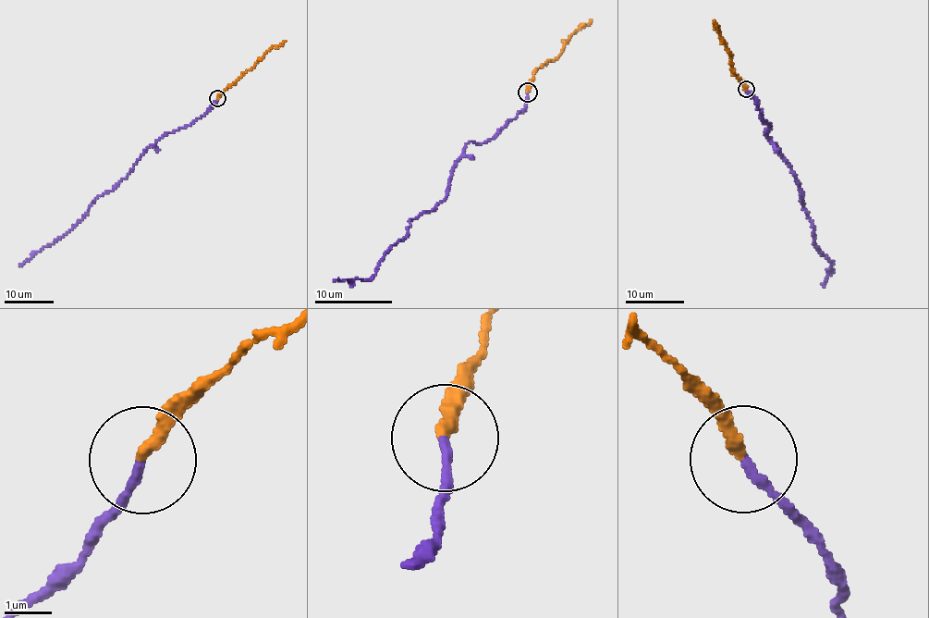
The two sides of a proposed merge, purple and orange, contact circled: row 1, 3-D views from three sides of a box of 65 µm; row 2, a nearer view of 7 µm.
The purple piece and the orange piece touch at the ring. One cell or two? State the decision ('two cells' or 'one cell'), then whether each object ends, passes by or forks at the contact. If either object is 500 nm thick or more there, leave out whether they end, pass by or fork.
two cells | purple ends | orange ends

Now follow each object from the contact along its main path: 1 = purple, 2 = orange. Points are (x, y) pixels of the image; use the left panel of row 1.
1: (216, 98), (189, 125), (162, 137), (137, 160), (125, 178), (94, 200), (87, 215), (71, 229), (18, 265)
2: (216, 98), (266, 52), (285, 40)

